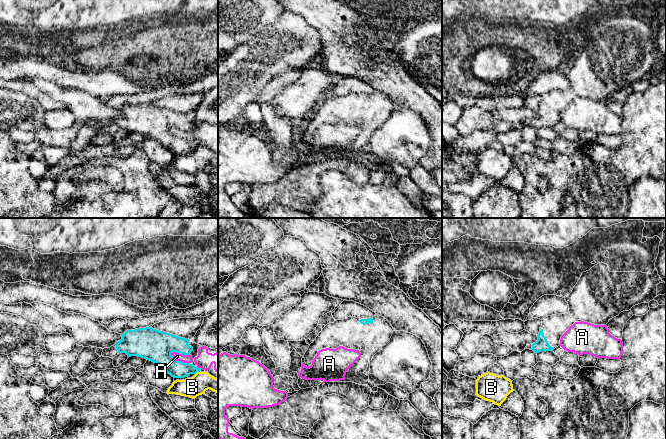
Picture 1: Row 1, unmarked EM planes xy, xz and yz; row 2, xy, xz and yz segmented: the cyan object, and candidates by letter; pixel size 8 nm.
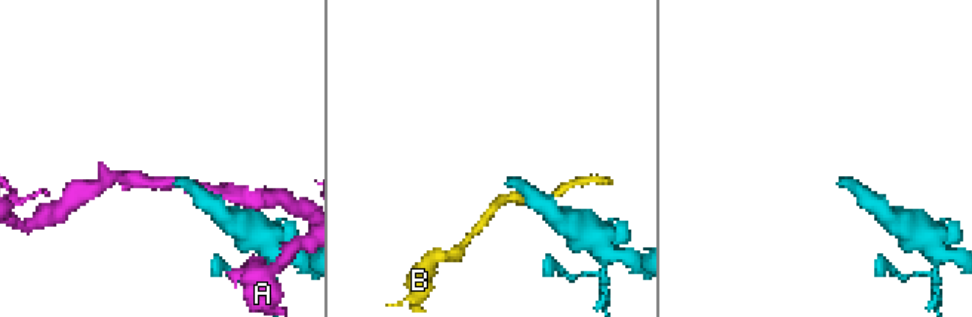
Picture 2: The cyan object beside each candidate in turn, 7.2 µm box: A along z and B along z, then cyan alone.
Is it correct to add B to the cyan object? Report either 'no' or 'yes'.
no

